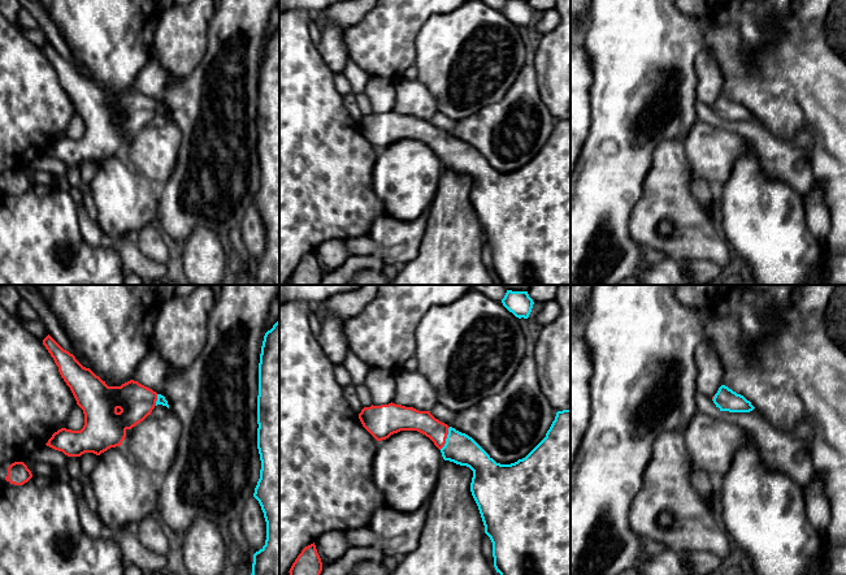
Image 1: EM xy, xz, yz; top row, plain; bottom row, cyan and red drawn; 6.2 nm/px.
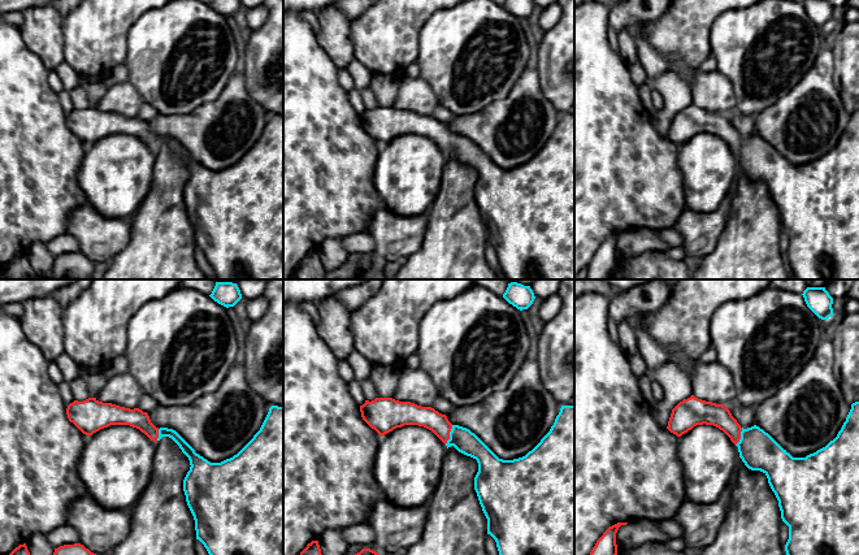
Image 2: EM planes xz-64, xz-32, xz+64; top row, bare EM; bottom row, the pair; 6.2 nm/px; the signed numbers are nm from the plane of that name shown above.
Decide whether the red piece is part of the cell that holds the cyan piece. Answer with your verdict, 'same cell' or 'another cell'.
same cell

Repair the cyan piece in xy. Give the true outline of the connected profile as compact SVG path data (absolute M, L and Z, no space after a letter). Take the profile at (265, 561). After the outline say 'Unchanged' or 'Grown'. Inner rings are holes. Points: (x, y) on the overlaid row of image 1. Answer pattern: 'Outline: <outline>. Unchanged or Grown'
Outline: M279 320L261 346L257 424L261 470L253 497L264 513L266 540L253 554L251 575L279 575Z. Unchanged

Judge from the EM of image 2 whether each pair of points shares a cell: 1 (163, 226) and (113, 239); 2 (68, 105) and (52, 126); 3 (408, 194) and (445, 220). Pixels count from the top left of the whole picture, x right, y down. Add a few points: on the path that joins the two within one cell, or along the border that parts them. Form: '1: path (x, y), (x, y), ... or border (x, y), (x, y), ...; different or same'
1: border (134, 215), (129, 242), (111, 260); different
2: border (56, 94), (60, 107), (66, 115); different
3: border (441, 181), (438, 194), (428, 209); different

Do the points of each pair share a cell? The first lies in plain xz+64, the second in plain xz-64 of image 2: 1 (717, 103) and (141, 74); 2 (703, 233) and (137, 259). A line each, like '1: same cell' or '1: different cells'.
1: different cells
2: different cells

